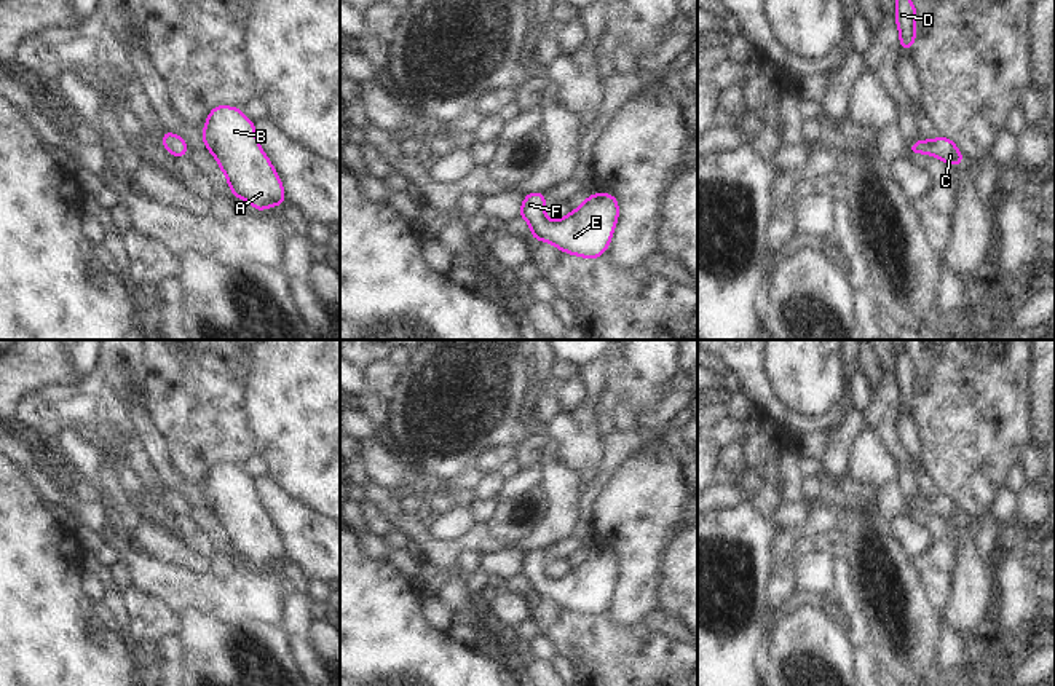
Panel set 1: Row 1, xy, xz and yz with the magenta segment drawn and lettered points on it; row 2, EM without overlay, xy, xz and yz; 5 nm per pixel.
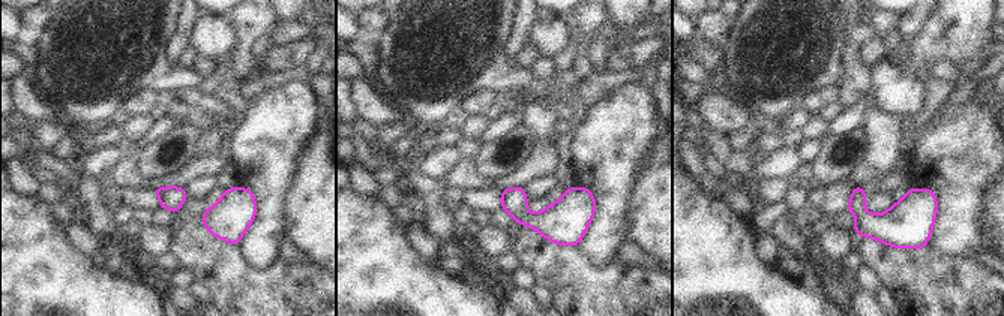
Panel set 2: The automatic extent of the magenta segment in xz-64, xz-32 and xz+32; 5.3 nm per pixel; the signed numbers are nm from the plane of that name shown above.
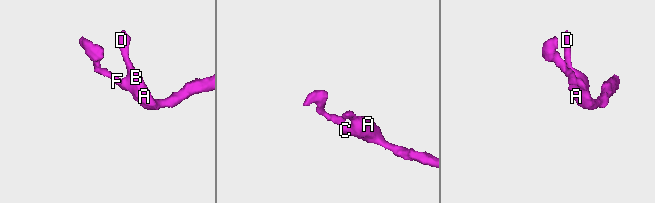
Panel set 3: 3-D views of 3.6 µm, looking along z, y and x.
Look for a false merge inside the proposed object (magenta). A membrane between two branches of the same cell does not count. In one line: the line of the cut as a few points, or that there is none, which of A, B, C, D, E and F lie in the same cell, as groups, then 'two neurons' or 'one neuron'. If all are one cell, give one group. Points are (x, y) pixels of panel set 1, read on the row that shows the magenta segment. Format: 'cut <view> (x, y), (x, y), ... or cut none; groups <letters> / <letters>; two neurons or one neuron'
cut none; groups A B C D E F; one neuron

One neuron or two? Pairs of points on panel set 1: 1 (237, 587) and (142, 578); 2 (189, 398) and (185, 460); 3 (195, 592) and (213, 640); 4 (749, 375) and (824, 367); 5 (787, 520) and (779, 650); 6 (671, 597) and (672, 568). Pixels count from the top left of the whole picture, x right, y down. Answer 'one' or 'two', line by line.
1: one
2: one
3: two
4: two
5: two
6: one

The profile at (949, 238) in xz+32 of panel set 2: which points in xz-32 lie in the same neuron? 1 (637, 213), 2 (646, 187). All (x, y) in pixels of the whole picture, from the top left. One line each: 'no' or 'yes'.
1: no
2: no

